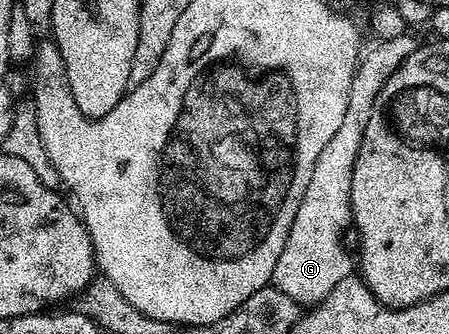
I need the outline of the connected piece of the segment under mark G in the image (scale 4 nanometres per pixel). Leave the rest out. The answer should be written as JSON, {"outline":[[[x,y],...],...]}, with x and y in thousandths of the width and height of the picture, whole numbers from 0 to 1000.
{"outline":[[[900,102],[895,108],[866,108],[846,117],[844,132],[835,132],[826,147],[806,159],[802,186],[791,201],[786,222],[786,257],[777,257],[777,317],[768,329],[768,353],[759,353],[759,377],[751,401],[742,401],[742,416],[724,434],[724,449],[706,461],[706,485],[697,497],[697,521],[688,533],[688,557],[670,566],[675,590],[661,617],[661,641],[653,653],[653,677],[644,689],[644,713],[635,713],[635,749],[626,749],[626,772],[617,772],[617,796],[608,808],[604,835],[610,859],[624,862],[635,880],[664,901],[670,916],[699,916],[713,898],[722,898],[759,844],[768,823],[764,805],[764,647],[768,659],[768,545],[780,545],[786,533],[786,503],[795,485],[795,467],[804,449],[804,419],[813,401],[813,383],[822,365],[822,347],[831,341],[831,317],[840,305],[840,281],[866,246],[866,234],[920,162],[920,150],[931,144],[935,111]]]}

